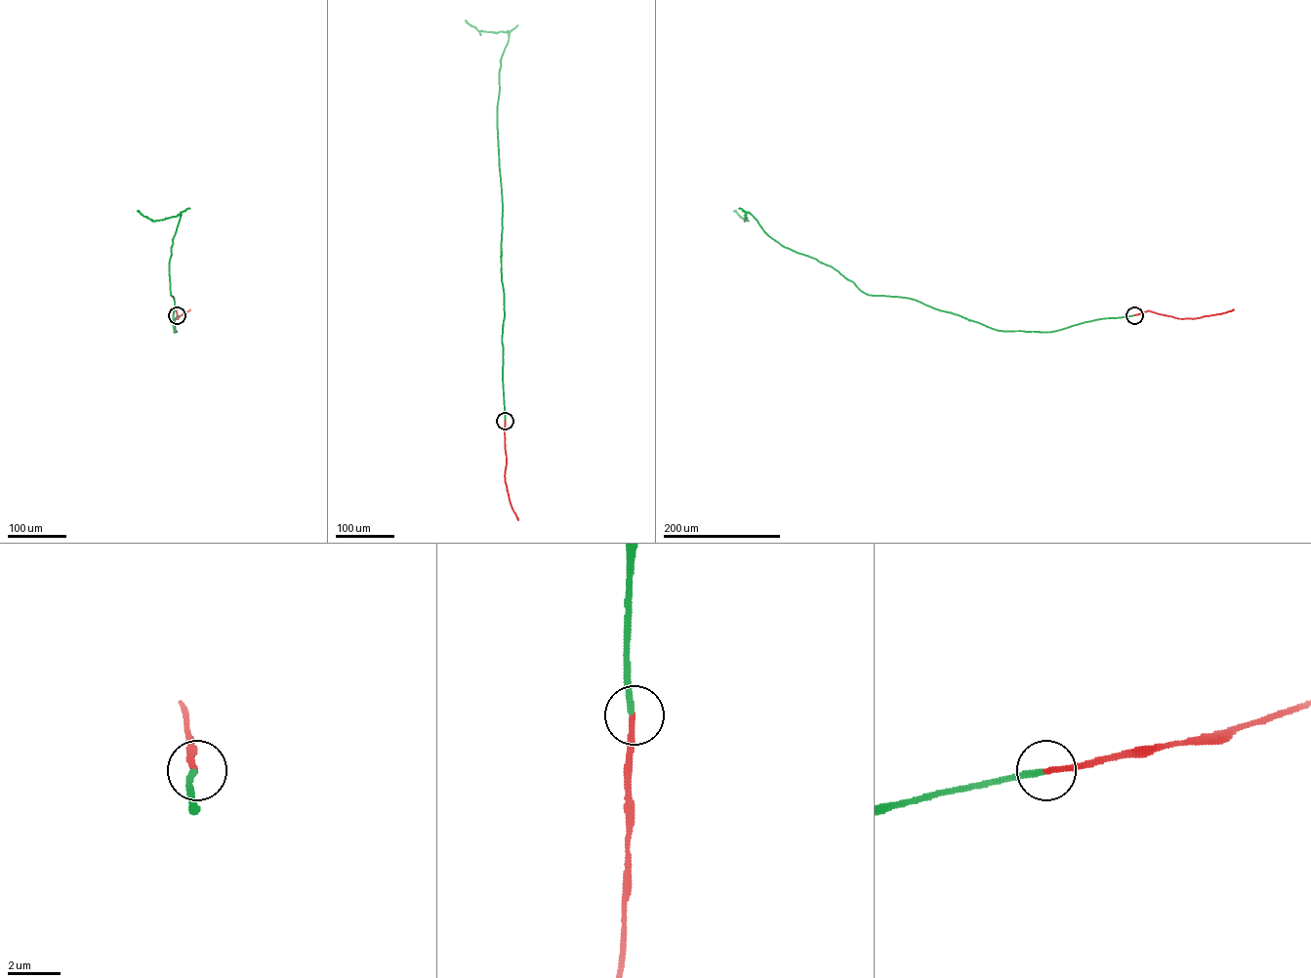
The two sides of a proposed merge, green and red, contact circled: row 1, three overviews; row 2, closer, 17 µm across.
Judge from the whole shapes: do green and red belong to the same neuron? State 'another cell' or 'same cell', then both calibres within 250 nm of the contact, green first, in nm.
same cell; calibres 240 and 200 nm

